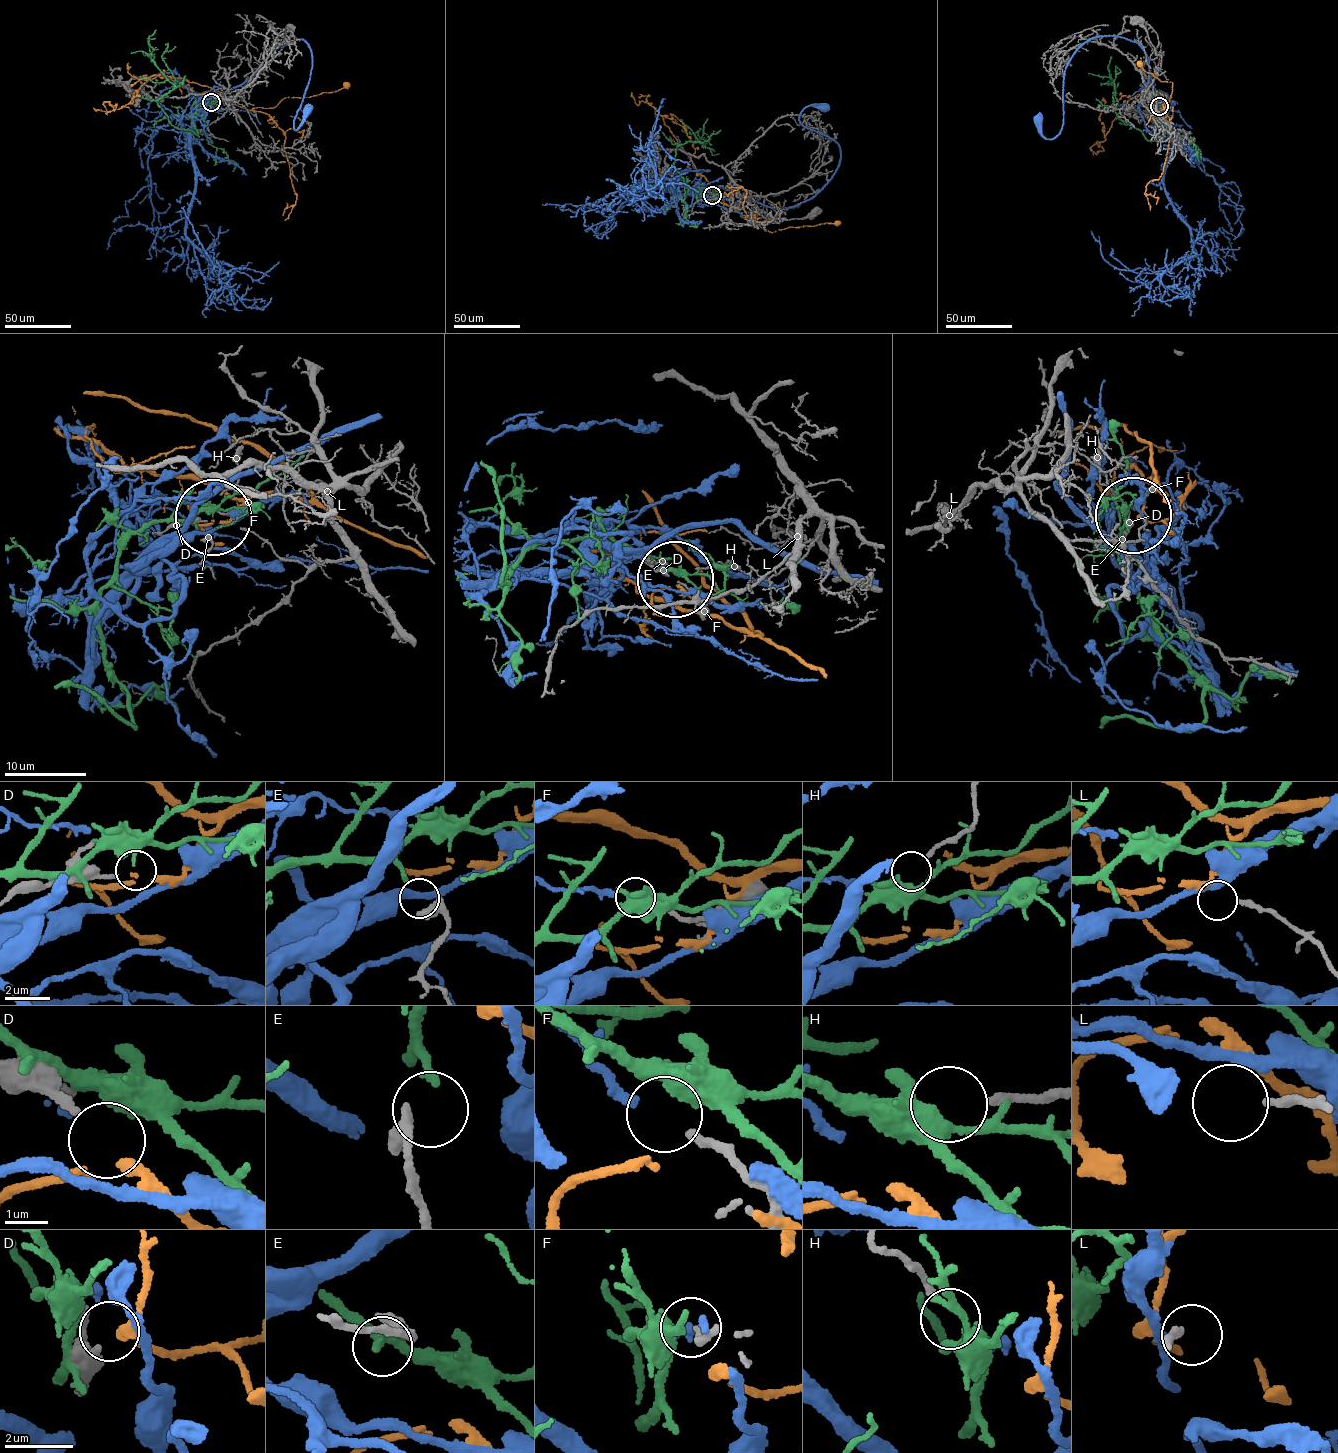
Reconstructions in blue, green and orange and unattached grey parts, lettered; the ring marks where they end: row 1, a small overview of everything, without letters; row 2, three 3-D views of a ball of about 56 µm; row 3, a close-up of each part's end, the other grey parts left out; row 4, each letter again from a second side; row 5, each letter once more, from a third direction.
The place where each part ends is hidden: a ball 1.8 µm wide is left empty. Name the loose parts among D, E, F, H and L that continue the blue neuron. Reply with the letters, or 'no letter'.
F

